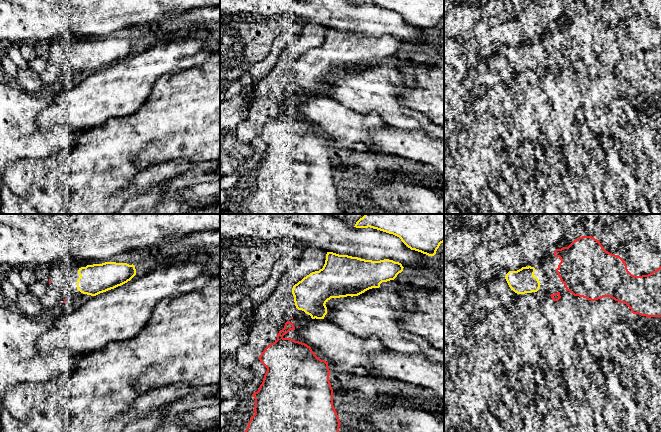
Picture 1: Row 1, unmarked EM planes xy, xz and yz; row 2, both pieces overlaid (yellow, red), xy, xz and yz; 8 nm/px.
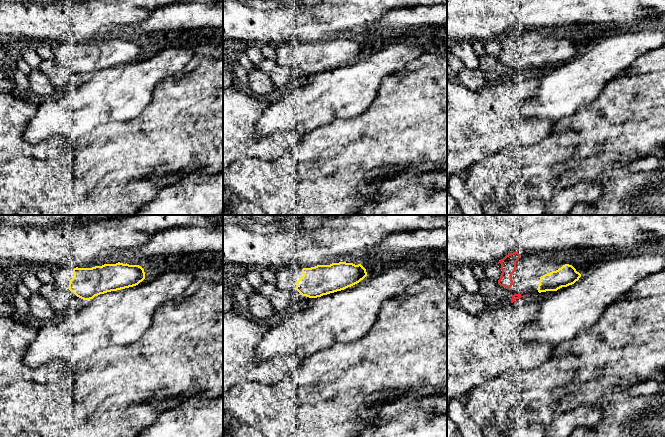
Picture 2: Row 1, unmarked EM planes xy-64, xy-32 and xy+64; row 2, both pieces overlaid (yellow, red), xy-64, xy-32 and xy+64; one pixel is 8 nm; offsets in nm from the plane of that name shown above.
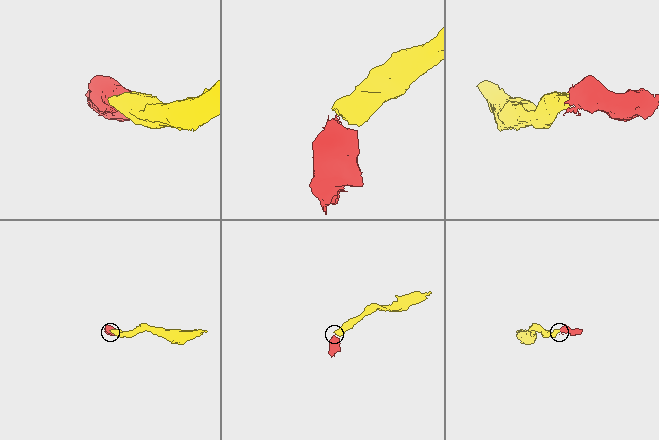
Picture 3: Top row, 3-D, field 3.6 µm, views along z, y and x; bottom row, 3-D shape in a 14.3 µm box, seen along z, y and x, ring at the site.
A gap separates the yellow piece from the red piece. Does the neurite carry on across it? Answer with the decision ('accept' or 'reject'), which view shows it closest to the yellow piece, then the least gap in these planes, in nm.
accept; nearest in xz; 80 nm apart

